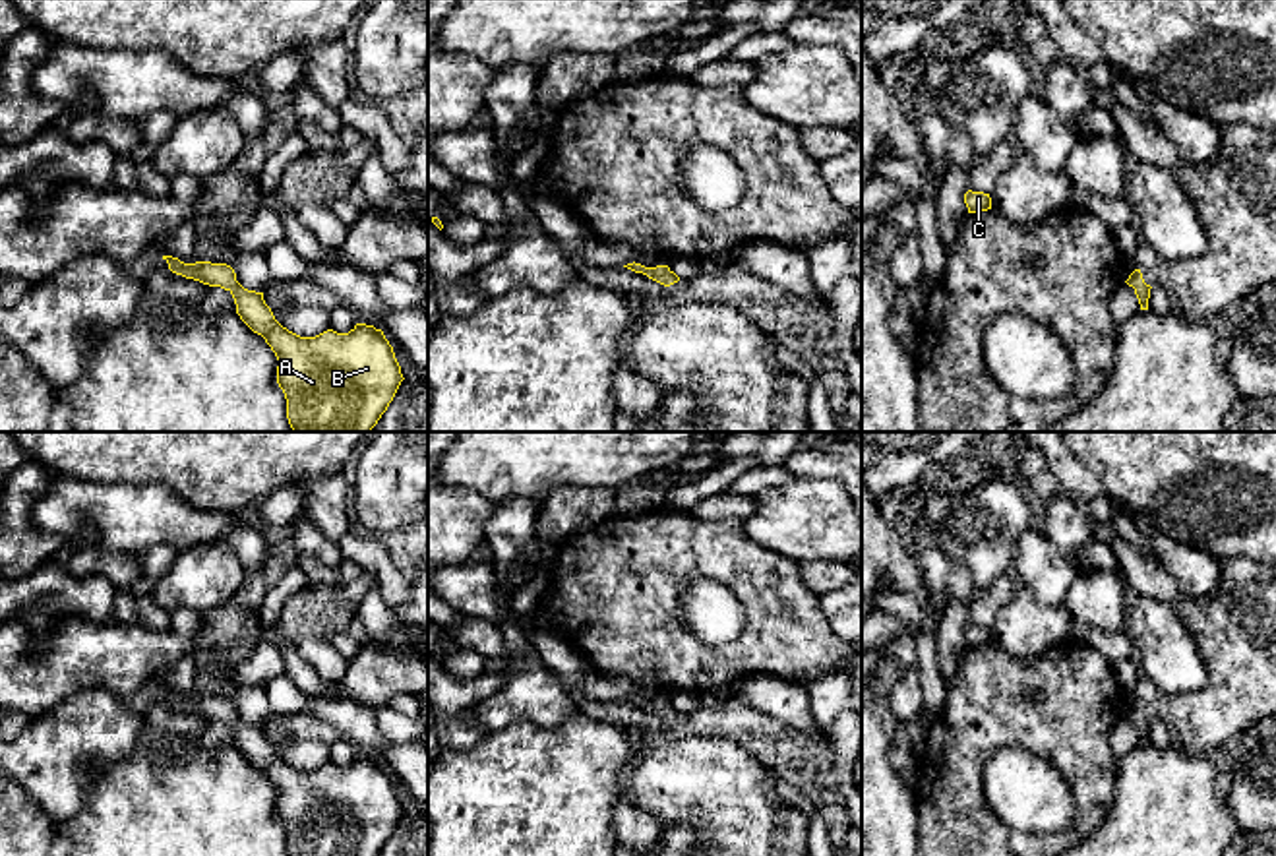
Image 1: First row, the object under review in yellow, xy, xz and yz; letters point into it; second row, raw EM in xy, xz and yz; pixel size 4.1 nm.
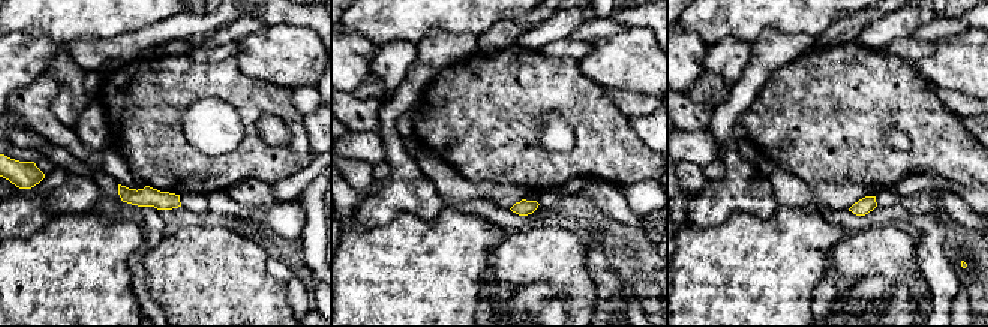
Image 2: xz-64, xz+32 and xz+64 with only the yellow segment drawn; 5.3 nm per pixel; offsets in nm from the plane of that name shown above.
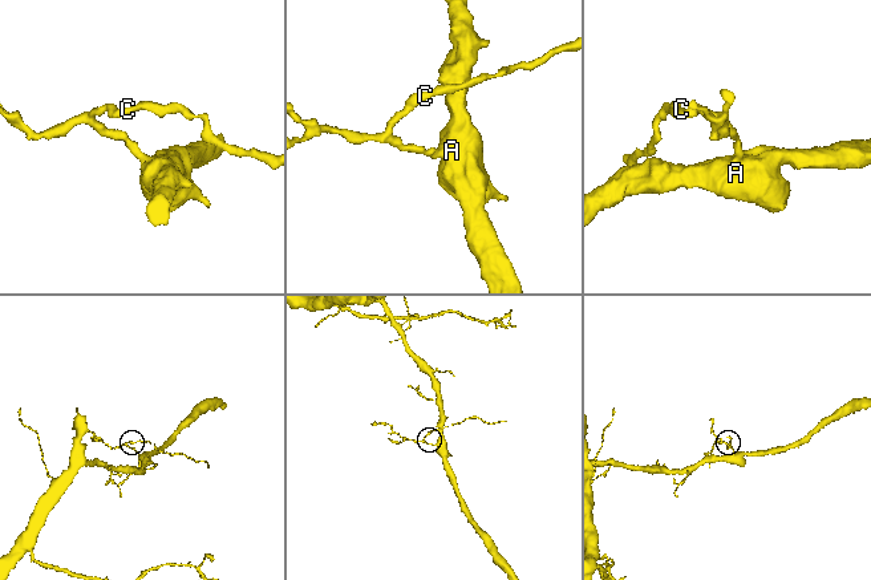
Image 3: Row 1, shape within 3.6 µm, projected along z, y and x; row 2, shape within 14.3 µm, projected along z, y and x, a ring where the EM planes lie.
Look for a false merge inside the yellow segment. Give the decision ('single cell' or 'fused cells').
single cell

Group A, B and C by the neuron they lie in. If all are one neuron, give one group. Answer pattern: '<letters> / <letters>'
A B C

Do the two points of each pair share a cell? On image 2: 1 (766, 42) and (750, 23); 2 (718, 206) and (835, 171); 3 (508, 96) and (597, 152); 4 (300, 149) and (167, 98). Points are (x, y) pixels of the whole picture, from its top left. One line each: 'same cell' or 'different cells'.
1: different cells
2: different cells
3: same cell
4: same cell

